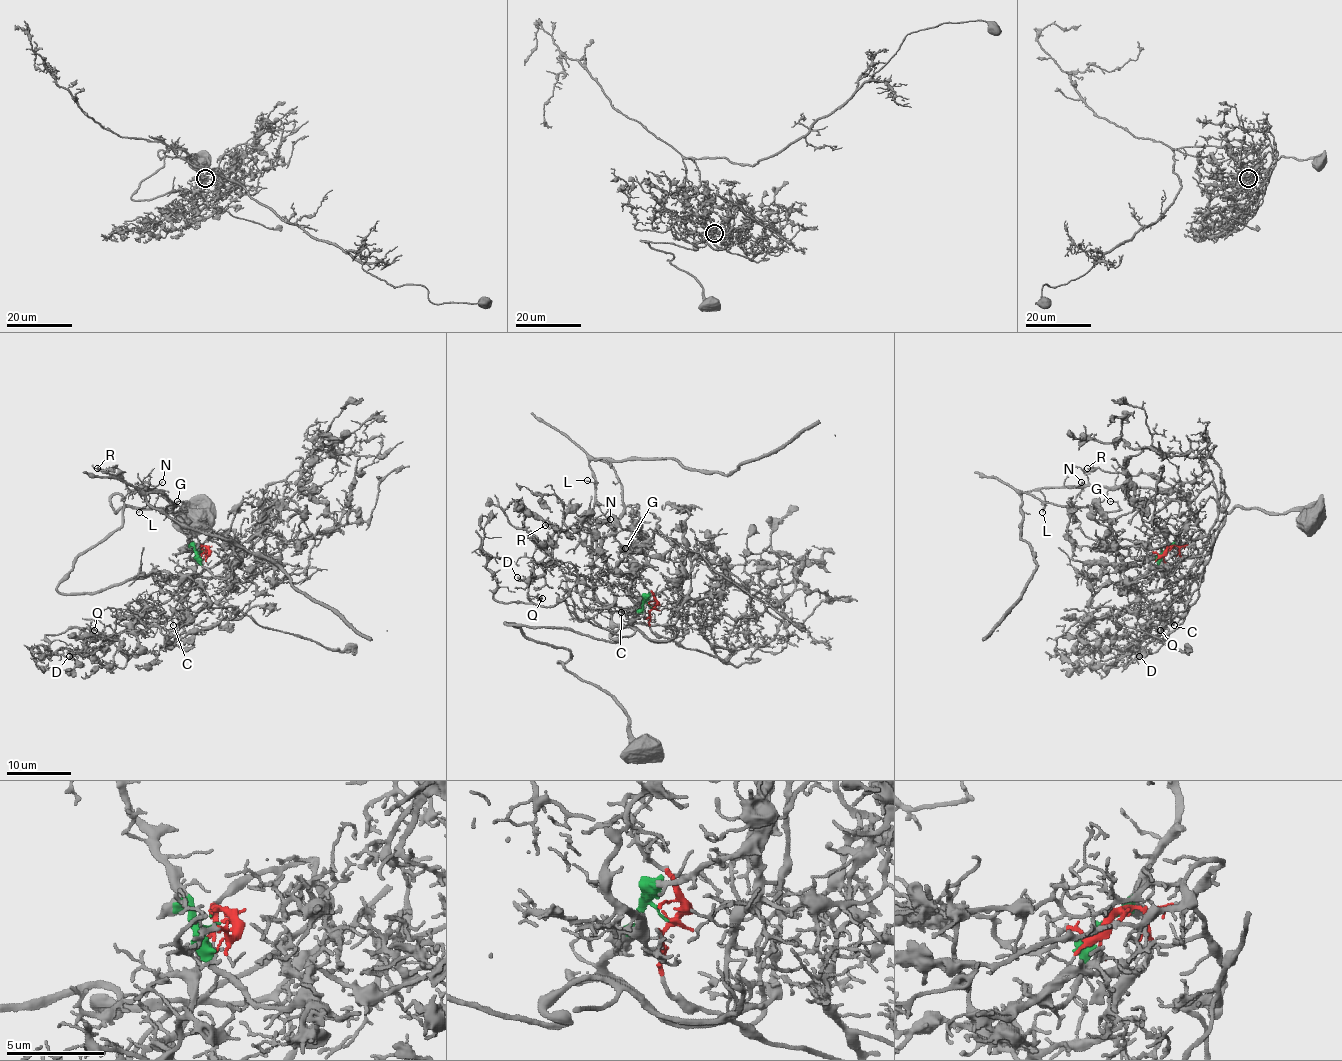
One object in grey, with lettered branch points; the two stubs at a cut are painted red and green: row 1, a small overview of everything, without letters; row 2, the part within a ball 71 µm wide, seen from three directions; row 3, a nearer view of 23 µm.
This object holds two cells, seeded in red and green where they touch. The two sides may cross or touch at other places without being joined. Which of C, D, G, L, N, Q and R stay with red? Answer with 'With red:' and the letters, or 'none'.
With red: C, D, Q

